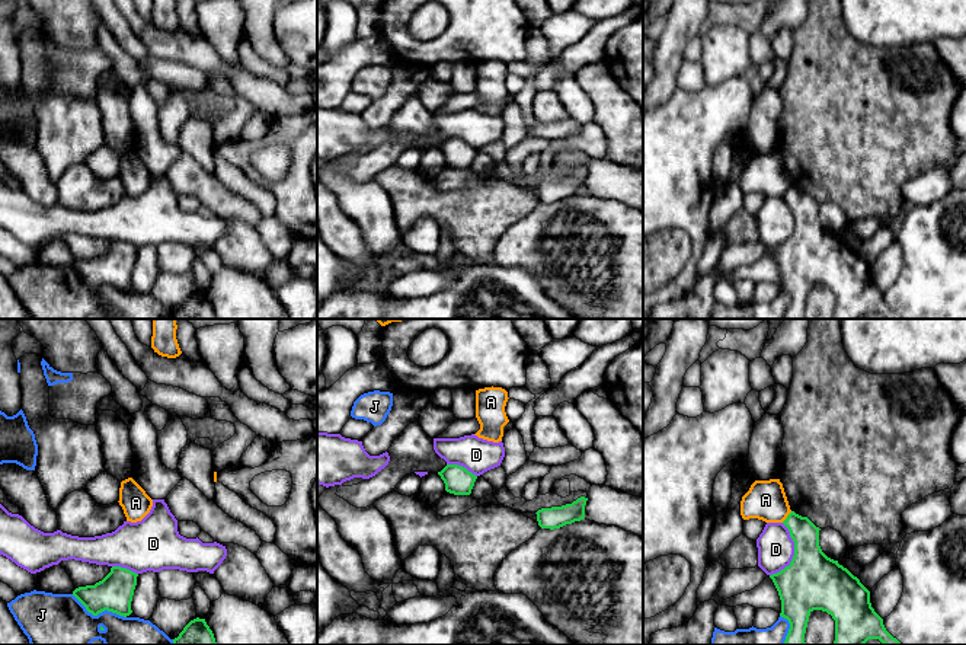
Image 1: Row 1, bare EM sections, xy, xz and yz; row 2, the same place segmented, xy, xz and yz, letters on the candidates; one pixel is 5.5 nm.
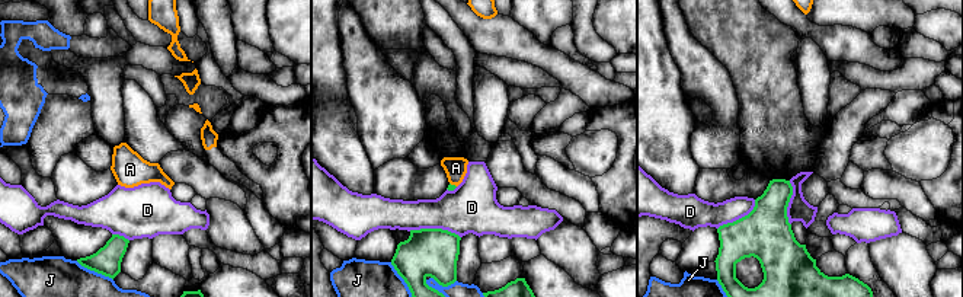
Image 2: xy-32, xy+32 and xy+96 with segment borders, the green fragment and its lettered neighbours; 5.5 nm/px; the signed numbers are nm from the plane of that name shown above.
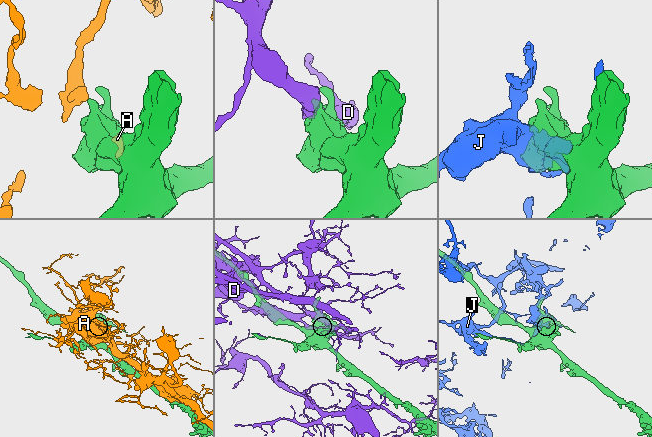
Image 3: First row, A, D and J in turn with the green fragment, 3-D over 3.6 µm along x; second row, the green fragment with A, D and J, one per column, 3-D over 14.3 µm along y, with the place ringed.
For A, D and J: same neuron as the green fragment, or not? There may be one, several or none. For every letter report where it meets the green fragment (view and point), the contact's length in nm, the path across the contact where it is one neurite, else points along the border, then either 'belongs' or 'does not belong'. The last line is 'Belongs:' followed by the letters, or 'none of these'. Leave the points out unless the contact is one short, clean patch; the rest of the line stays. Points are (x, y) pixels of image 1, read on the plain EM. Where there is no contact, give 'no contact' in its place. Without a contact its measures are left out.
A: contact yz (787, 191); length 90 nm; border yz (792, 185), (781, 195); does not belong
D: contact yz (795, 227); length 300 nm; does not belong
J: contact xy (99, 286); length 340 nm; does not belong
Belongs: none of these

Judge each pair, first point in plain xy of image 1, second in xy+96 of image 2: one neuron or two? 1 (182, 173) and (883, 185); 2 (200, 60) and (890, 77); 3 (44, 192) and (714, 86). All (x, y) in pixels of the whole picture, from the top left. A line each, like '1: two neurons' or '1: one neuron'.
1: two neurons
2: two neurons
3: two neurons

